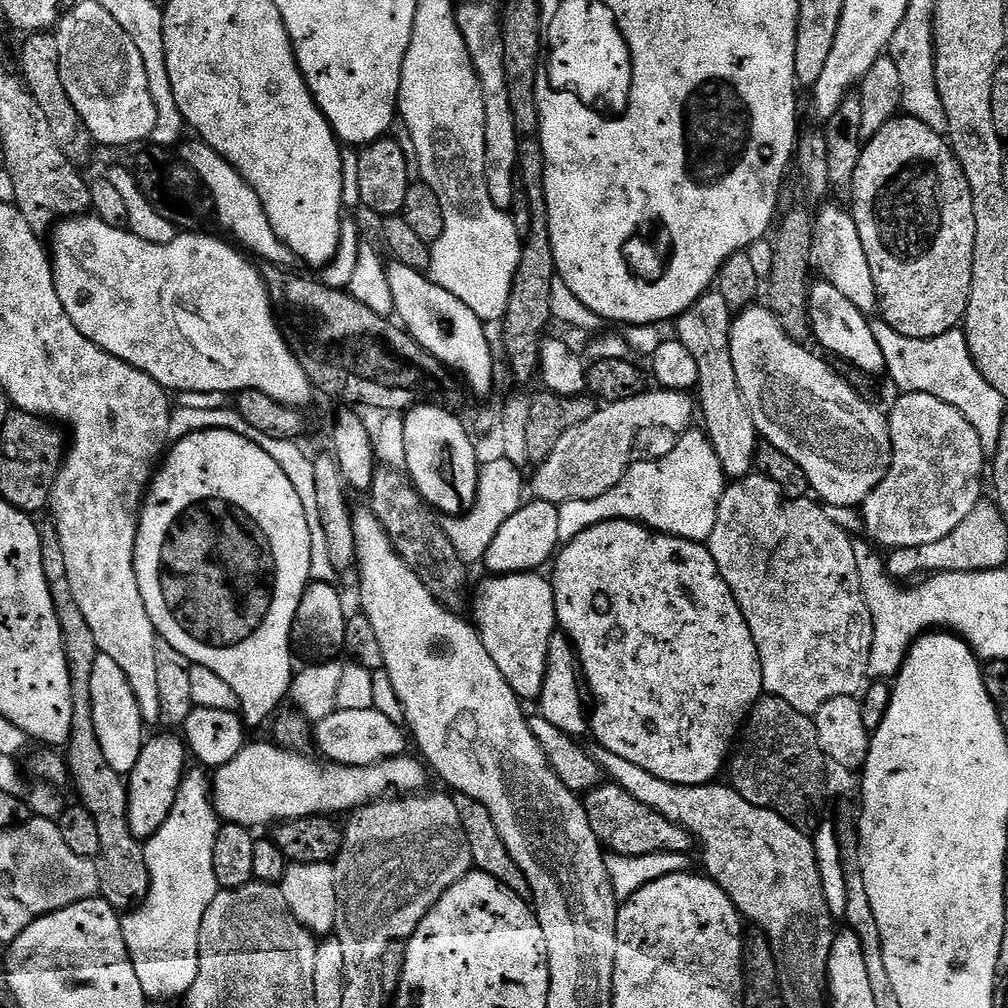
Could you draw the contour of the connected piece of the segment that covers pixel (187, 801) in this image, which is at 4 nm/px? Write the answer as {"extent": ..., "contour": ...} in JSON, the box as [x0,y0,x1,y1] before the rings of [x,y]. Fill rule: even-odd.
{"extent":[121,770,222,1002],"contour":[[[193,770],[185,771],[184,780],[180,783],[178,796],[170,810],[168,817],[158,831],[149,838],[144,844],[144,853],[146,854],[146,866],[150,874],[150,886],[148,887],[148,897],[143,904],[139,905],[135,910],[129,911],[127,915],[121,919],[122,934],[124,941],[128,947],[130,958],[134,962],[134,974],[138,974],[138,982],[142,982],[142,990],[144,995],[148,997],[149,1001],[156,1002],[156,1000],[172,1000],[183,998],[188,995],[189,990],[194,986],[194,978],[198,978],[198,962],[200,961],[200,931],[202,930],[202,918],[206,918],[206,910],[210,906],[210,902],[214,902],[218,891],[218,885],[214,878],[214,838],[218,834],[220,825],[222,823],[219,816],[216,815],[216,810],[212,806],[210,799],[210,780],[203,771],[192,772]]]}

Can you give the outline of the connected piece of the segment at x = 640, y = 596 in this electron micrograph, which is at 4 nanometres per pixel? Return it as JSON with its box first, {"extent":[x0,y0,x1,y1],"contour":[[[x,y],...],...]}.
{"extent":[550,520,765,786],"contour":[[[610,520],[582,530],[572,541],[565,543],[555,557],[555,564],[556,569],[550,573],[550,581],[556,603],[556,622],[559,631],[566,633],[571,640],[583,679],[587,687],[588,684],[592,687],[592,696],[596,699],[596,709],[591,709],[590,712],[590,732],[593,737],[596,735],[595,743],[610,750],[610,754],[618,754],[618,758],[626,758],[626,762],[634,762],[634,766],[642,766],[642,770],[650,770],[650,774],[666,782],[682,786],[713,783],[723,768],[725,771],[726,761],[748,718],[748,711],[760,701],[765,691],[758,646],[754,646],[750,626],[746,626],[746,618],[730,586],[726,586],[708,547],[694,540],[683,540],[680,536],[653,532],[651,528],[637,524],[635,520]]]}

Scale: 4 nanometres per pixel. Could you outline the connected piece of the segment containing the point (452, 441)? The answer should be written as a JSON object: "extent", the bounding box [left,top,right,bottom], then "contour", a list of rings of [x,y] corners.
{"extent":[404,403,482,517],"contour":[[[427,403],[409,408],[404,416],[406,475],[425,503],[445,517],[461,516],[470,511],[482,479],[482,468],[475,456],[469,429],[464,429],[456,415],[447,407]]]}

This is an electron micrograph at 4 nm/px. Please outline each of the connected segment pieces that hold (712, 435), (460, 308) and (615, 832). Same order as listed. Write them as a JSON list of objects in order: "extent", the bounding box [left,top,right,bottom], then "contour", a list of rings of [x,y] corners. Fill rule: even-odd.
[{"extent":[674,290,758,481],"contour":[[[710,290],[690,310],[686,310],[674,321],[674,336],[682,346],[690,350],[698,366],[697,385],[700,390],[698,396],[698,412],[704,415],[703,431],[707,432],[708,440],[720,459],[720,465],[725,477],[729,481],[743,480],[751,476],[756,463],[756,450],[758,447],[758,433],[754,426],[754,418],[750,414],[750,406],[746,406],[746,398],[742,398],[742,390],[738,386],[738,374],[734,374],[734,358],[730,356],[730,330],[734,319],[734,309],[728,305],[726,298],[722,298],[719,290]]]},{"extent":[387,262,496,397],"contour":[[[395,262],[387,265],[393,306],[399,323],[409,336],[413,336],[434,358],[444,363],[457,377],[464,376],[467,391],[476,396],[491,397],[492,383],[496,380],[496,360],[488,345],[486,324],[466,303],[449,290],[436,285],[425,273],[405,264]]]},{"extent":[583,782,693,856],"contour":[[[601,782],[588,791],[583,797],[586,818],[590,818],[590,830],[600,839],[601,845],[609,853],[618,856],[649,856],[659,852],[693,851],[692,835],[682,826],[670,822],[658,810],[650,810],[638,798],[631,796],[621,784],[615,782]]]}]

